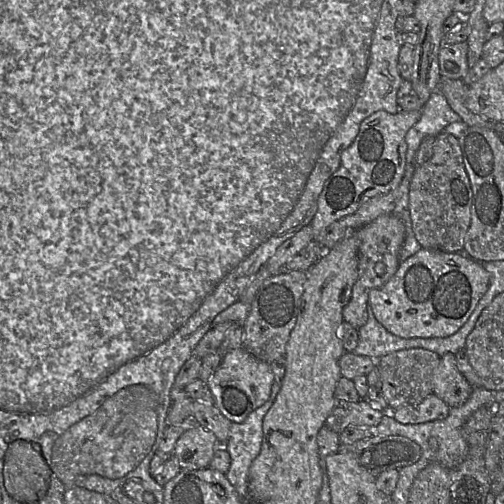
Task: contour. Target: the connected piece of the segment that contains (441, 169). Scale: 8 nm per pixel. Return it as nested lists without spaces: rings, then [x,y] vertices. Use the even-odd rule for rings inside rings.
[[[445,132],[435,137],[432,156],[416,167],[412,175],[408,205],[412,230],[422,248],[464,252],[471,220],[472,190],[457,137]]]

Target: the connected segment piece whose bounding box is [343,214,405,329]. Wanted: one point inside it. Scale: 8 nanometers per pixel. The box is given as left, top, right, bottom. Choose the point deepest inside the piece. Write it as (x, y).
(380, 241)

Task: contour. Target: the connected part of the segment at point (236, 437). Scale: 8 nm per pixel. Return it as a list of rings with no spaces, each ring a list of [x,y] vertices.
[[[274,382],[269,399],[252,411],[242,423],[232,422],[229,428],[229,437],[225,443],[222,443],[231,458],[229,470],[225,475],[240,498],[249,492],[248,471],[251,463],[260,453],[263,418],[271,407],[279,389],[280,384]]]

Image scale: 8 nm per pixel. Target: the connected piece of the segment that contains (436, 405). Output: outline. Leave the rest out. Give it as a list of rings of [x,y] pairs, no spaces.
[[[432,393],[418,404],[395,408],[394,419],[402,424],[420,424],[444,419],[449,410],[449,406]]]

